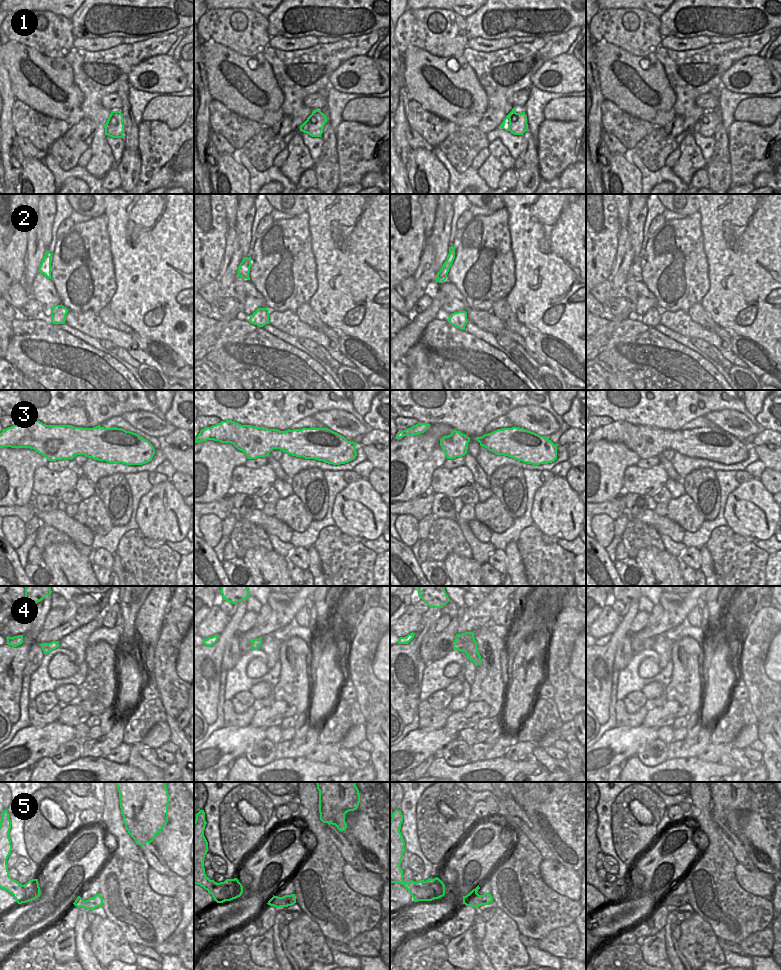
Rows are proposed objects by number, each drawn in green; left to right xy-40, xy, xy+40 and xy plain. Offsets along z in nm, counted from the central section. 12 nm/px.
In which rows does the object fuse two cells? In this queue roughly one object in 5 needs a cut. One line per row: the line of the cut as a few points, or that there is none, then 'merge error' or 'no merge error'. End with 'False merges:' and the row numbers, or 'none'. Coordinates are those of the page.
1: no cut; no merge error
2: cut in xy along (248, 258), (249, 269); merge error
3: no cut; no merge error
4: no cut; no merge error
5: no cut; no merge error
False merges: 2

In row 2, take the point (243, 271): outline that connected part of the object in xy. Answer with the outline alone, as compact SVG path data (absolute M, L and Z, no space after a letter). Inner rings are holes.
M244 257L238 268L238 276L242 277L243 279L249 279L249 273L249 258Z

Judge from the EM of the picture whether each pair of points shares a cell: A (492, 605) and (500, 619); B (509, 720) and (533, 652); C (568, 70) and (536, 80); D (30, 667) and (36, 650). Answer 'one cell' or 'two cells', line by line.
A: two cells
B: one cell
C: one cell
D: one cell

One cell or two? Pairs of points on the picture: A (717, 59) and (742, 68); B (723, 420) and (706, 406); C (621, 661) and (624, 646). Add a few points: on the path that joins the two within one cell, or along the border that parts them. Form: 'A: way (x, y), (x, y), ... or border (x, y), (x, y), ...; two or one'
A: border (754, 55), (738, 59), (721, 76), (720, 84); two
B: border (736, 411), (722, 409), (710, 411), (704, 416); two
C: way (622, 657), (623, 650); one

